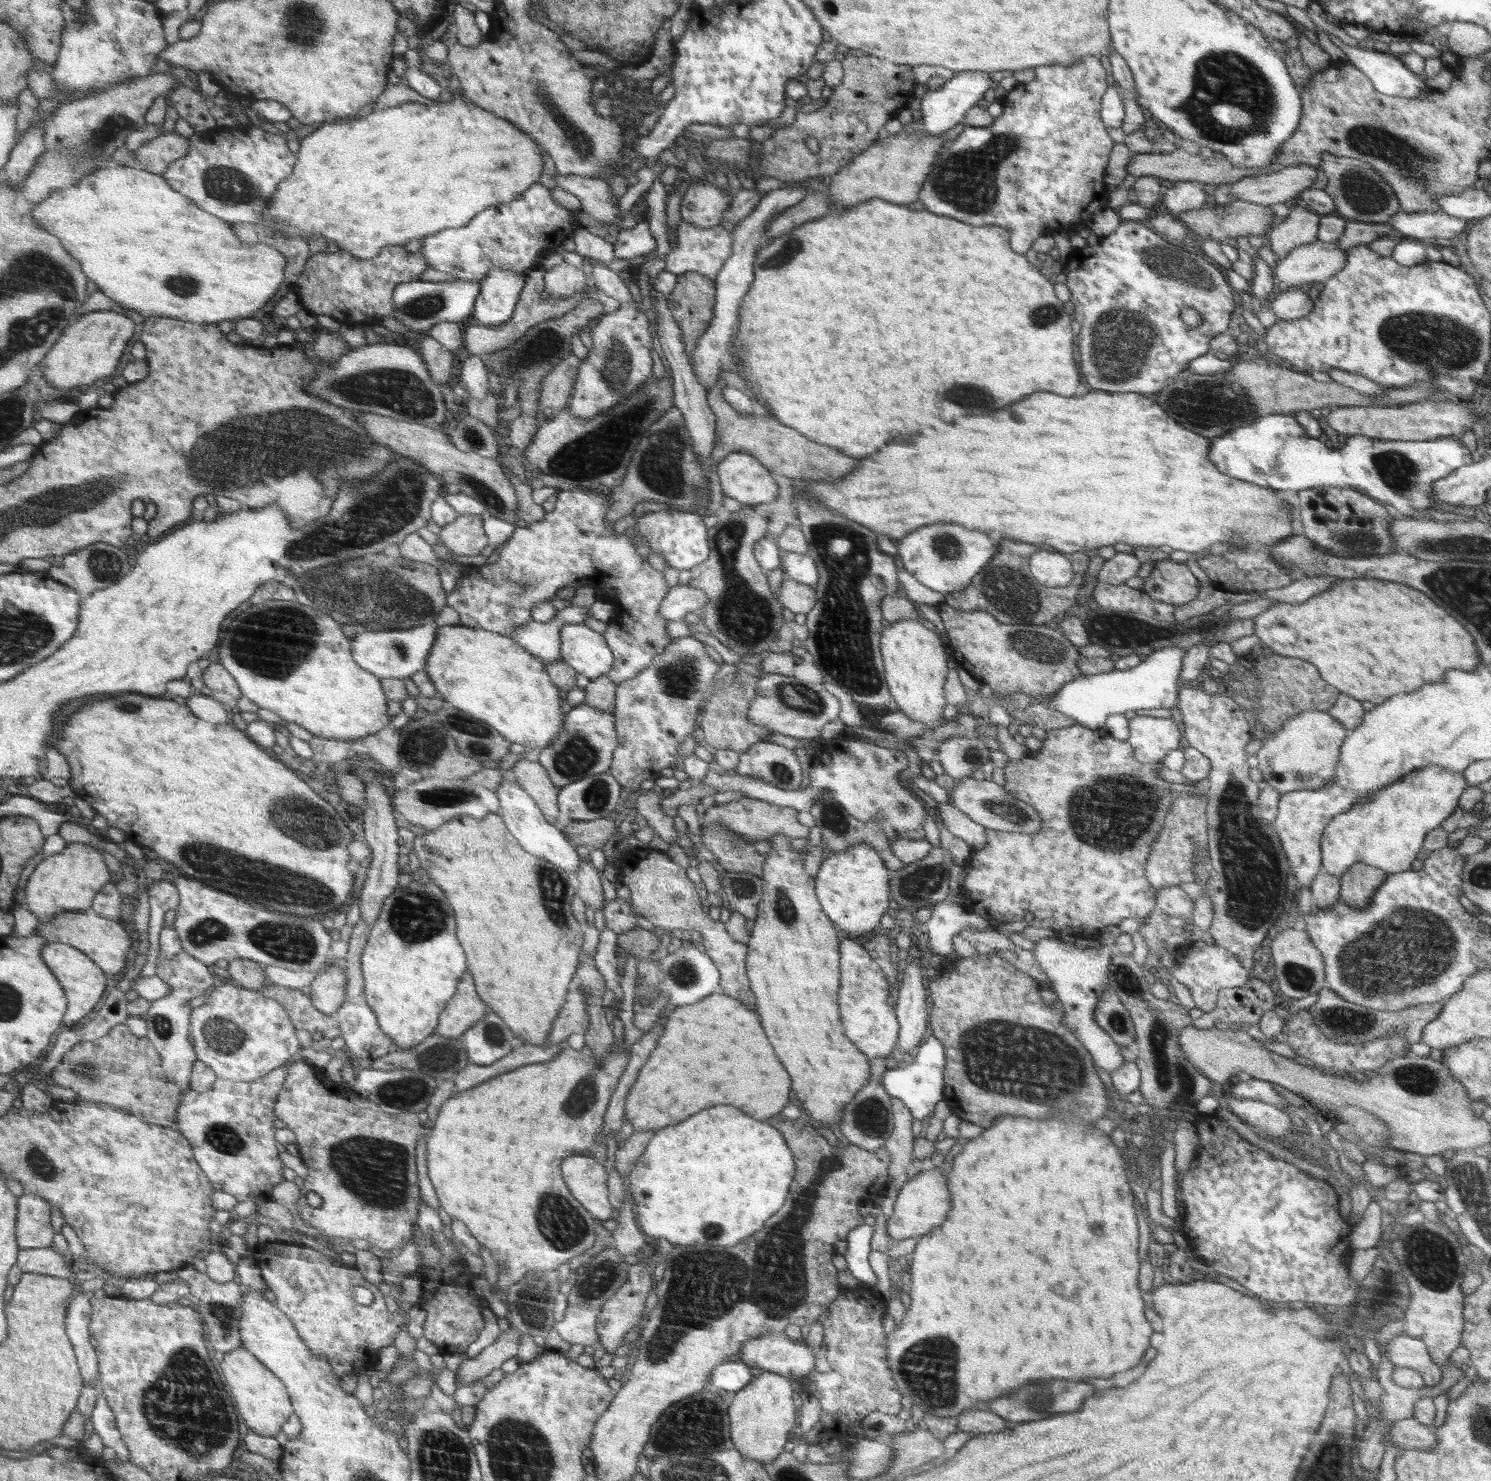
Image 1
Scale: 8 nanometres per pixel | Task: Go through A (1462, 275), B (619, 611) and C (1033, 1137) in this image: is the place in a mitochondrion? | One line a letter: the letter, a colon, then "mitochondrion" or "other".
A: other
B: other
C: other

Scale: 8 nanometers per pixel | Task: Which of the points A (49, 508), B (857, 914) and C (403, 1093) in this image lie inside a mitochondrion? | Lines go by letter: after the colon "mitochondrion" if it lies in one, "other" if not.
A: mitochondrion
B: other
C: mitochondrion

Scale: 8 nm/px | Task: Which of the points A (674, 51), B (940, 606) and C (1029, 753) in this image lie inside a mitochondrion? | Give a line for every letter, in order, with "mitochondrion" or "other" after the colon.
A: other
B: other
C: other

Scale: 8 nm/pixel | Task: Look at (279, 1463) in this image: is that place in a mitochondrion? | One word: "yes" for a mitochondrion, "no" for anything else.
no

